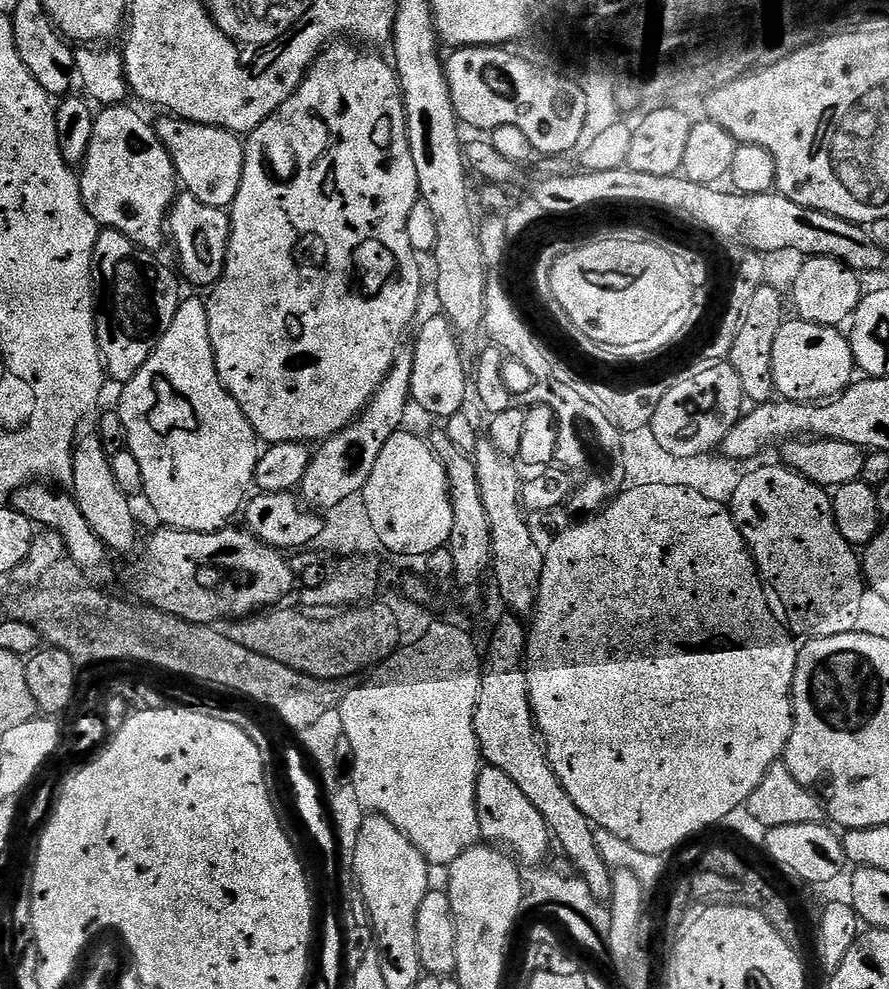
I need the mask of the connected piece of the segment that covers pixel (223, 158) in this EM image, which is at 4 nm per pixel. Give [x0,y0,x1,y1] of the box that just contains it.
[154,114,244,209]

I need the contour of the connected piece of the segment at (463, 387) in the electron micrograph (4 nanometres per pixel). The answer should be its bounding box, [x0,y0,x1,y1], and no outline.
[411,314,470,418]

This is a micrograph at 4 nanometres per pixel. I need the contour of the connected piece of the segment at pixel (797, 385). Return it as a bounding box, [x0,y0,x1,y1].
[774,318,854,402]

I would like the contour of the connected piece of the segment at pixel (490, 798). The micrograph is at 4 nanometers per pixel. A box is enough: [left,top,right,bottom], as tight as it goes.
[476,767,550,866]

